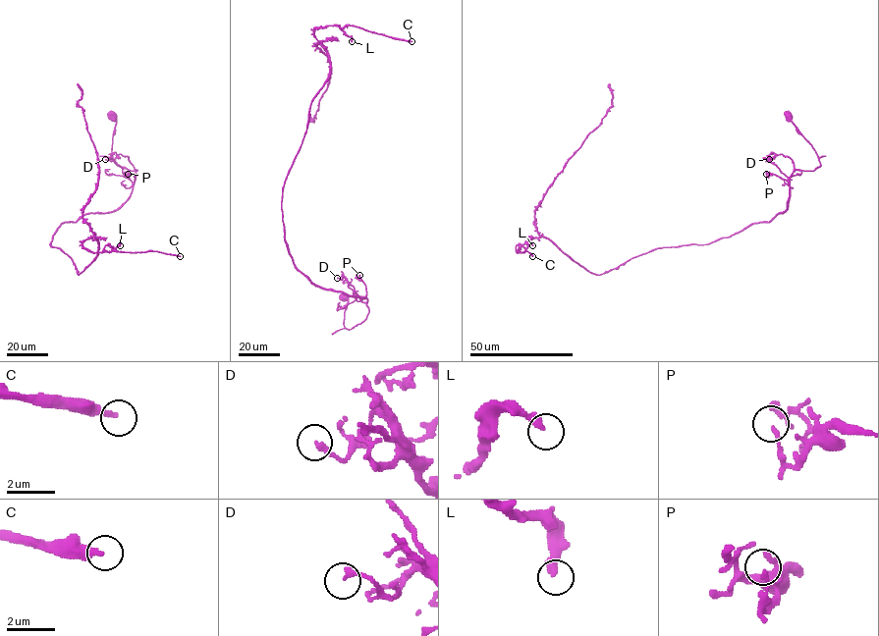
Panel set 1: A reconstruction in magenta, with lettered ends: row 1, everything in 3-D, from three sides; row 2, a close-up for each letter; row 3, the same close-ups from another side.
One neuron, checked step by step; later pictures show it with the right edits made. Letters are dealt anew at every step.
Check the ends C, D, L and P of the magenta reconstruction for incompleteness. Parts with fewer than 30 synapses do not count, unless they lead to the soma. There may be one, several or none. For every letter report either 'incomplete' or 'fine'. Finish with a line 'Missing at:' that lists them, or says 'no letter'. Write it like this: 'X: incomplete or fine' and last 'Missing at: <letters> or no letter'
C: incomplete
D: fine
L: fine
P: fine
Missing at: C

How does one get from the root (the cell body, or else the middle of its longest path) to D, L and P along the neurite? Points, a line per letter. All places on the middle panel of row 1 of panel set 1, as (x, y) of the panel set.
D: (344, 296), (348, 302), (343, 325), (350, 329), (366, 318), (367, 298), (357, 295), (345, 278), (337, 278)
L: (344, 296), (350, 329), (367, 298), (297, 268), (281, 199), (329, 77), (314, 30), (337, 25), (352, 41)
P: (344, 296), (348, 302), (343, 325), (350, 329), (360, 324), (369, 311), (366, 286), (359, 275)

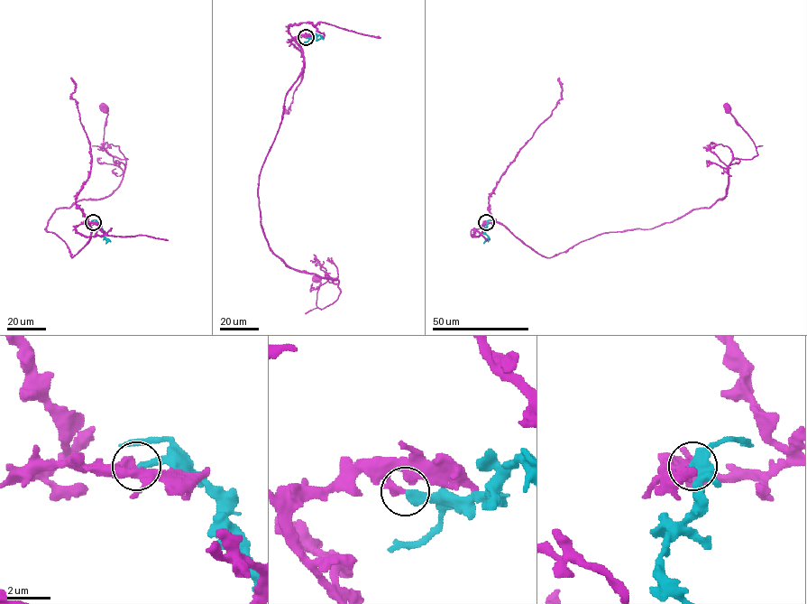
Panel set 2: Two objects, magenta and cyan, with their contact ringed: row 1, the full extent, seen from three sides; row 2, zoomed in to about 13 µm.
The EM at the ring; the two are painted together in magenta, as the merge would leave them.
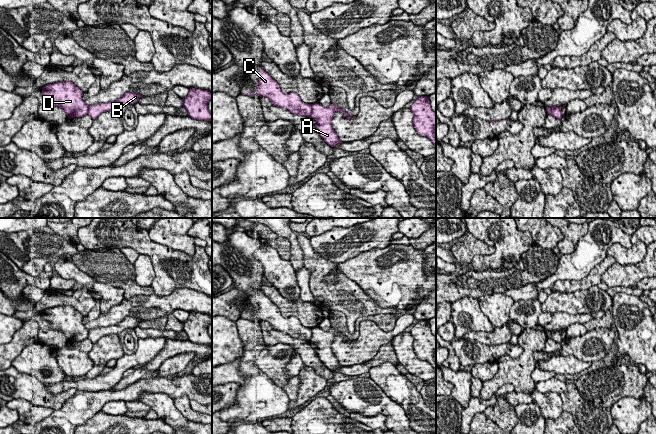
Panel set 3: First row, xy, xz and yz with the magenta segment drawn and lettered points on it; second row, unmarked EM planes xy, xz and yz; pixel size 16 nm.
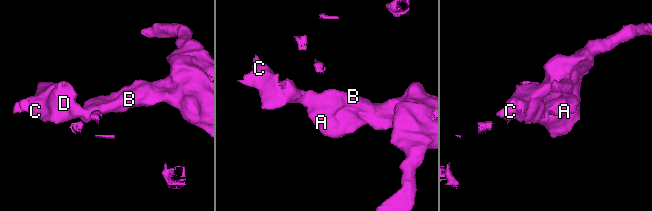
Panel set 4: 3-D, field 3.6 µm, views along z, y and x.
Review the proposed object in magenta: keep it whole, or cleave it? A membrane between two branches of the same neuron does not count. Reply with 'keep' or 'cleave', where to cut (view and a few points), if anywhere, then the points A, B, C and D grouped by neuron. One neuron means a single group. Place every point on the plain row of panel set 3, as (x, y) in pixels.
cleave; cut in xz along (312, 328), (312, 334), (308, 340); A B / C D

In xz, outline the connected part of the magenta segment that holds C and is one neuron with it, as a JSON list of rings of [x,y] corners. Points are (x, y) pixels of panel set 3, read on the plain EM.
[[[263,293],[259,295],[259,309],[255,317],[244,317],[249,321],[258,318],[260,321],[267,321],[273,330],[288,333],[291,337],[309,341],[312,336],[312,328],[304,327],[296,317],[283,318],[279,308],[268,299]]]

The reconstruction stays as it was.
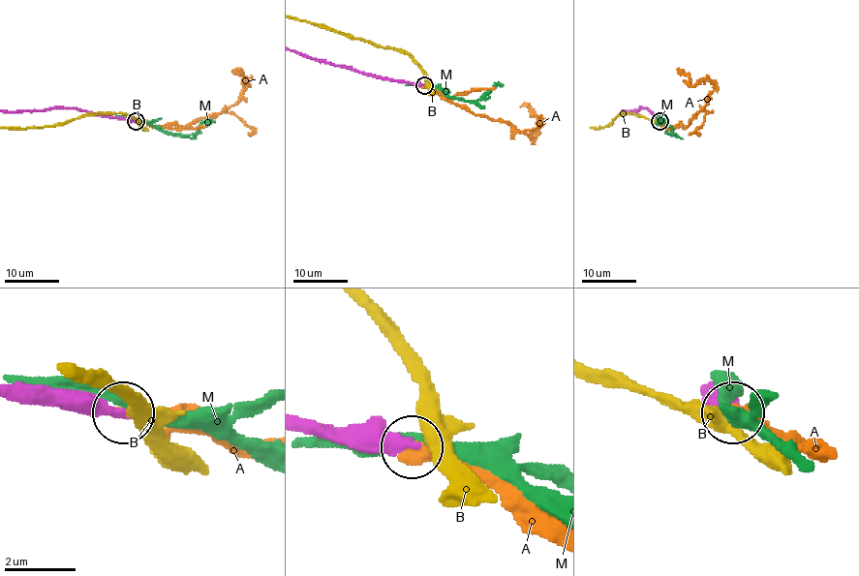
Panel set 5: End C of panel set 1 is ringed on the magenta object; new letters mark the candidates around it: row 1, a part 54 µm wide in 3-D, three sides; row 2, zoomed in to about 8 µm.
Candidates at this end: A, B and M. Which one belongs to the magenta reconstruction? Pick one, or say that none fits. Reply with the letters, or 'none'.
A

